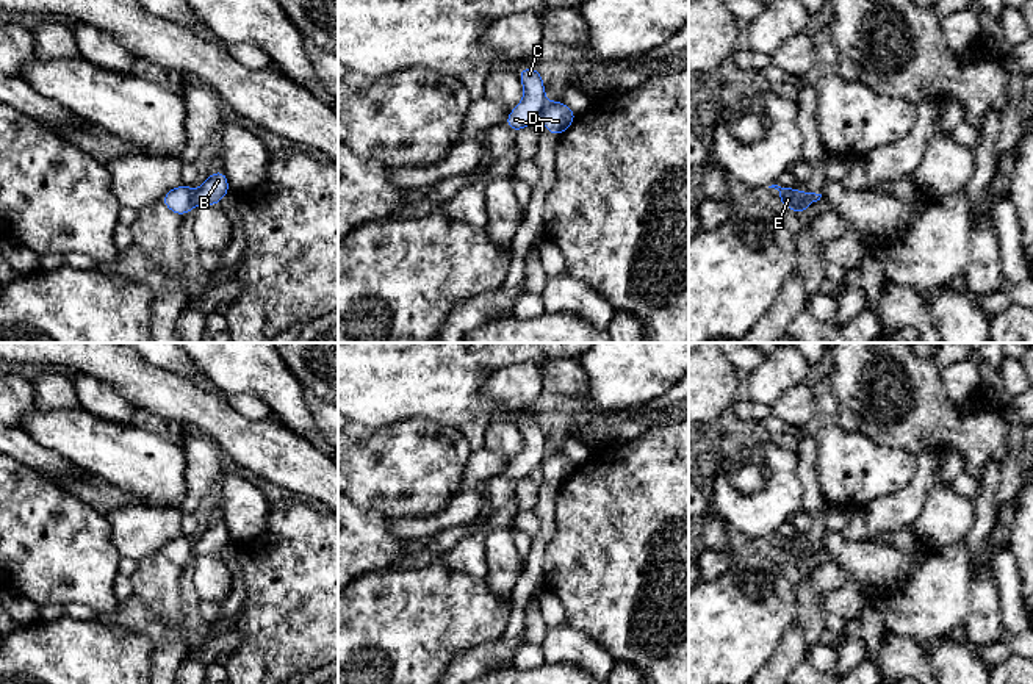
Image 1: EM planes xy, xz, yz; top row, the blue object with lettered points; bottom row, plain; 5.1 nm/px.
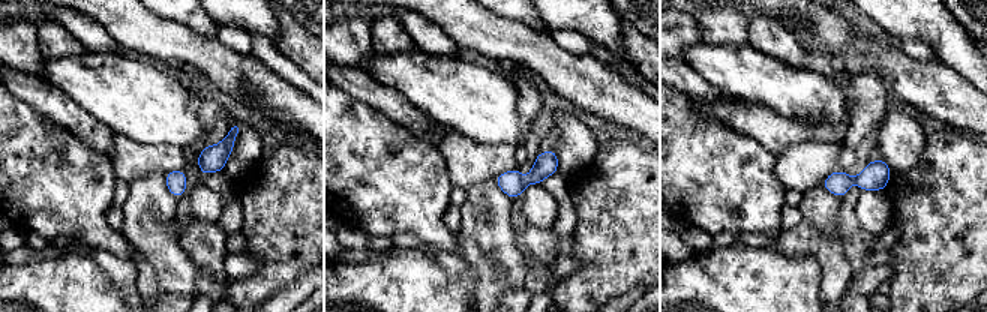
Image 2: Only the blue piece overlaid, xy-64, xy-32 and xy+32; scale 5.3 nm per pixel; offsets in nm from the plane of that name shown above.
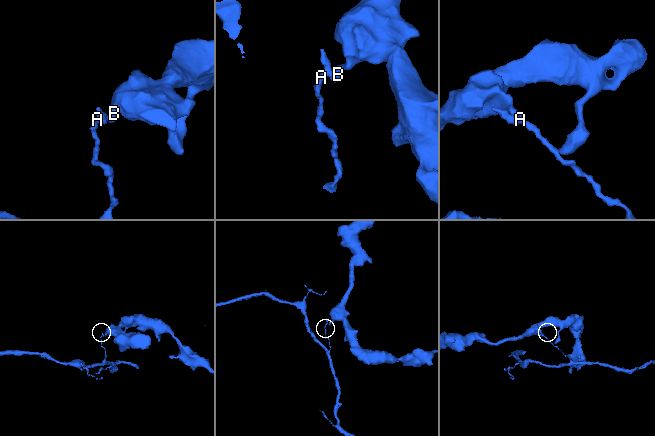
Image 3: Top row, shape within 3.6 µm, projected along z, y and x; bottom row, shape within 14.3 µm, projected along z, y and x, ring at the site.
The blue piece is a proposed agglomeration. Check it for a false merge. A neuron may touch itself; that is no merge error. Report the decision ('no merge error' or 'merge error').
merge error

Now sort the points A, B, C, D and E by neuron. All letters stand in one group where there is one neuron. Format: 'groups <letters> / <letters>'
groups A C E / B D

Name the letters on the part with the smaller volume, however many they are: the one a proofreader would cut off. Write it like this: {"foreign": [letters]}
{"foreign": ["A", "C", "E"]}

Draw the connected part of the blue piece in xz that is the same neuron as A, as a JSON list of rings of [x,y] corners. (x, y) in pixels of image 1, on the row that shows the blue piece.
[[[526,67],[520,70],[518,78],[526,92],[523,100],[510,111],[504,122],[513,131],[529,127],[531,122],[542,116],[543,110],[548,106],[545,99],[545,83],[537,67]]]

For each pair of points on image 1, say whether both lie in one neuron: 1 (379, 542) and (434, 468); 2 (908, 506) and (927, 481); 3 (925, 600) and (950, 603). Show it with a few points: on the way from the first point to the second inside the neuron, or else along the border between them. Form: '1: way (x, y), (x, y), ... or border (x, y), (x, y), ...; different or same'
1: border (354, 504), (363, 511), (377, 511), (388, 518); different
2: way (910, 500), (921, 487); same
3: way (932, 600), (944, 601); same

